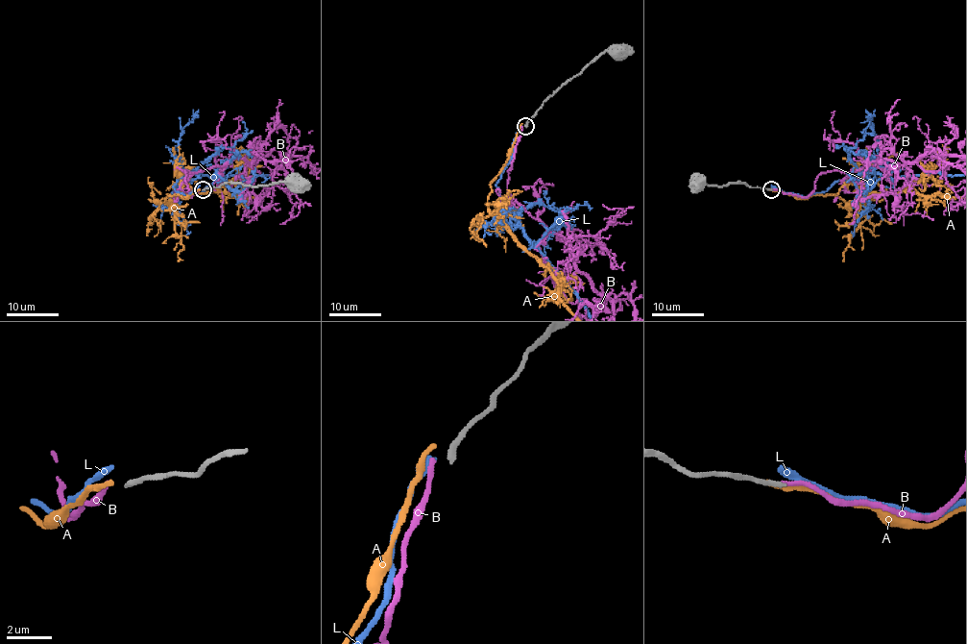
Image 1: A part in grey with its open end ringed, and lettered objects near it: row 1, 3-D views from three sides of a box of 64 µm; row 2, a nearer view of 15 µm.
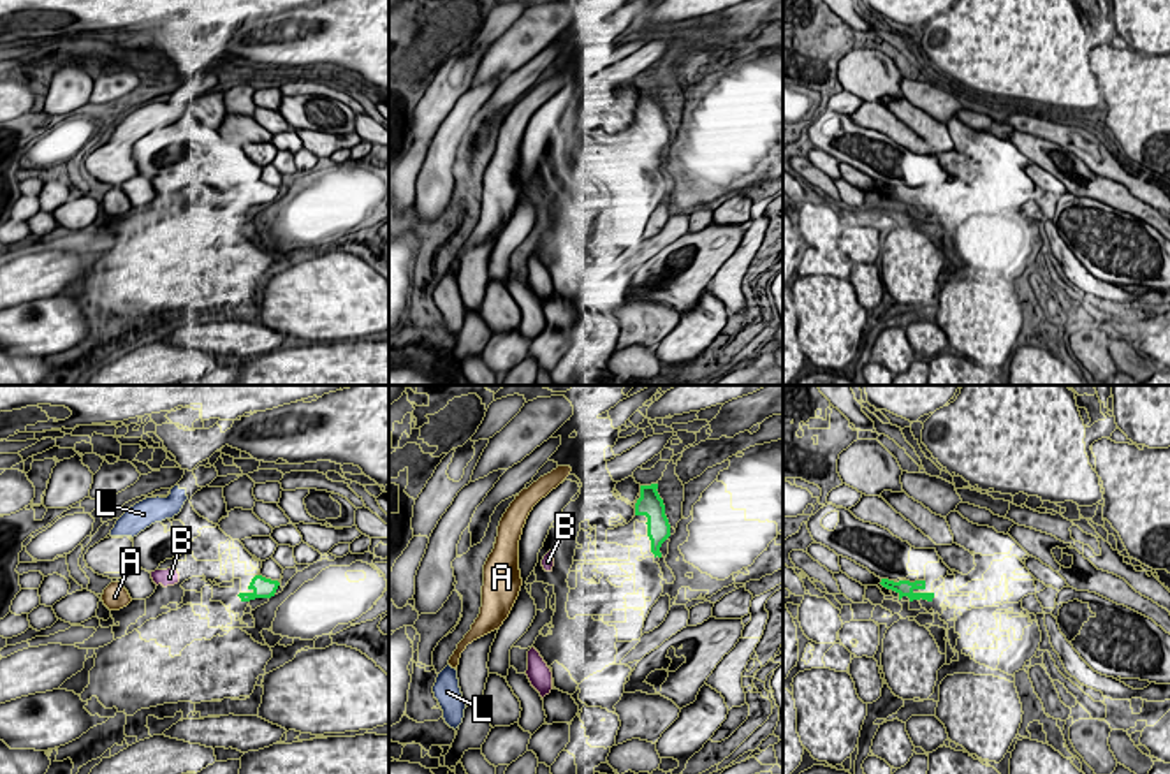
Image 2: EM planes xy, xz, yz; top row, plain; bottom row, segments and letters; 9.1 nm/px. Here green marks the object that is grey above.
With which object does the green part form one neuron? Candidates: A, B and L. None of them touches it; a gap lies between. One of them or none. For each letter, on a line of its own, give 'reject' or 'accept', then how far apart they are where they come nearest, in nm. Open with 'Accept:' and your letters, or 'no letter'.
Accept: B
A: reject | 650 nm
B: accept | 550 nm
L: reject | 900 nm

